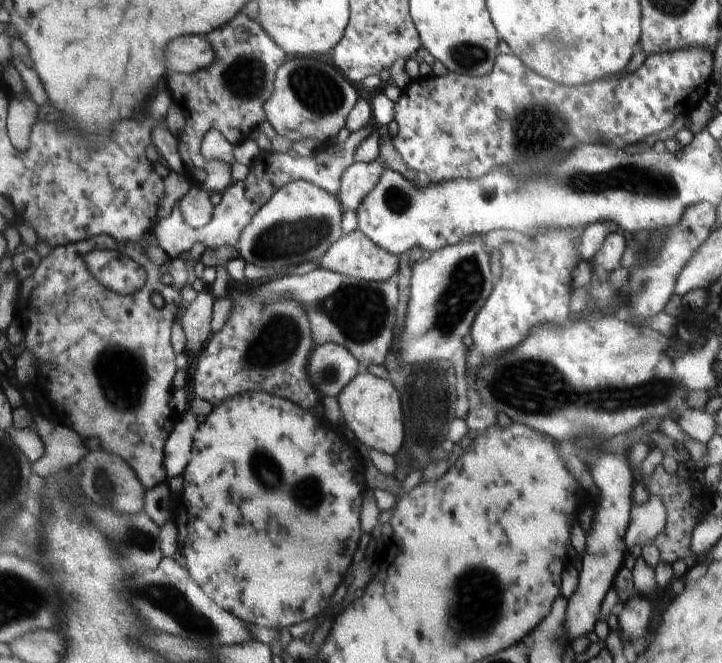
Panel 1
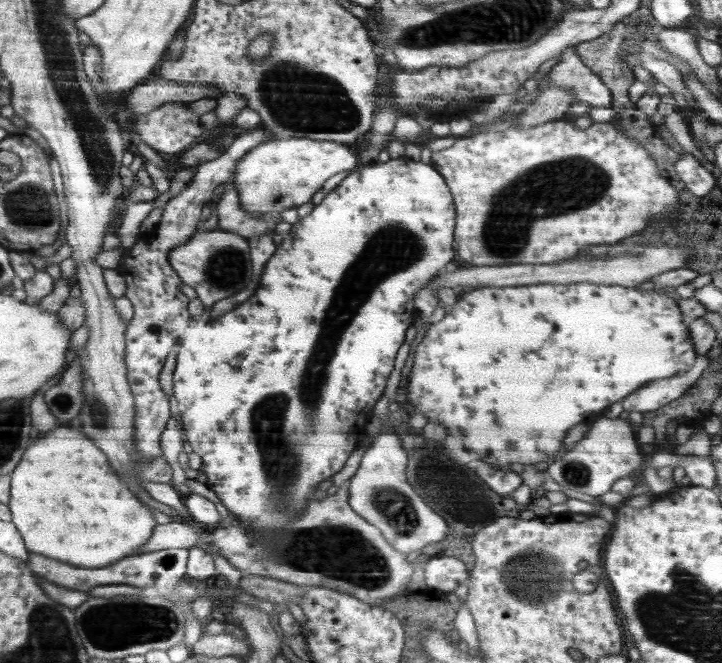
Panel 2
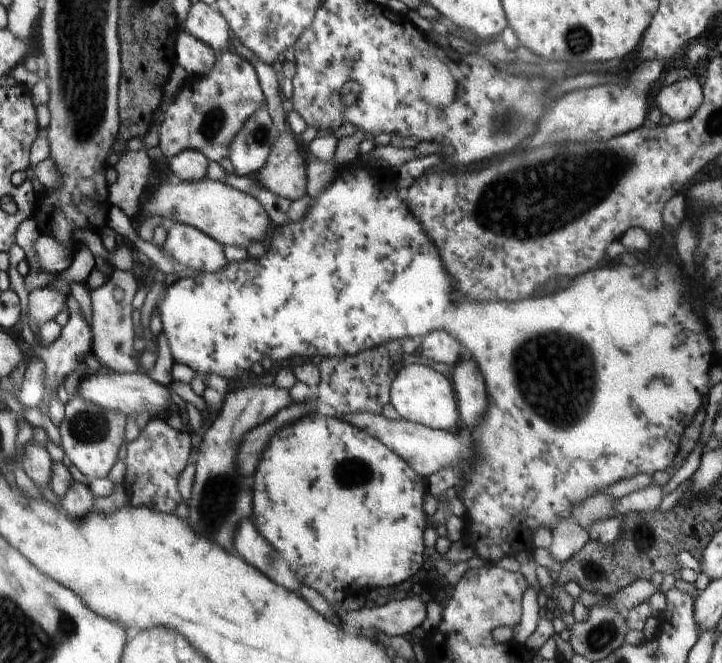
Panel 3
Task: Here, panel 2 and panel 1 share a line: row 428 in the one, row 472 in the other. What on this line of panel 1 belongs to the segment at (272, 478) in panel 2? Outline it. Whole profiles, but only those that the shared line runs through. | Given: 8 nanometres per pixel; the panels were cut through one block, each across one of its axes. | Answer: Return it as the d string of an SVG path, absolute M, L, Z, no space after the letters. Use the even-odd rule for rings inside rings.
M258 389L222 400L222 403L212 408L212 412L206 416L202 424L198 425L194 434L190 466L184 475L185 489L173 521L178 528L180 546L186 552L190 576L194 583L200 586L200 590L220 608L238 616L246 624L282 630L290 628L292 624L314 618L328 606L332 592L342 582L344 574L352 564L352 554L360 540L360 506L364 490L364 464L360 456L365 453L360 452L362 450L360 446L342 428L330 430L331 427L332 424L329 422L324 424L320 418L312 414L312 411L302 408L296 401ZM306 456L308 456L308 466L306 466ZM248 534L250 542L246 540ZM244 544L256 544L256 546L252 546L252 550L244 550Z

